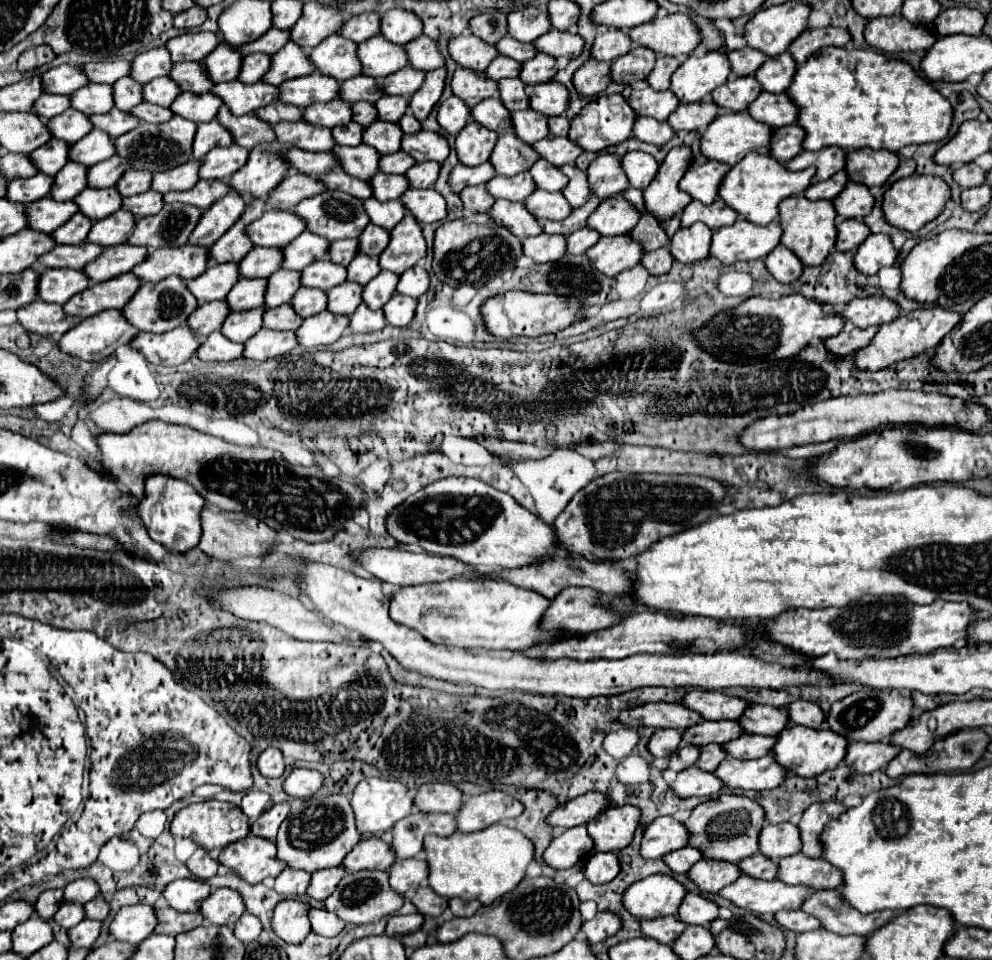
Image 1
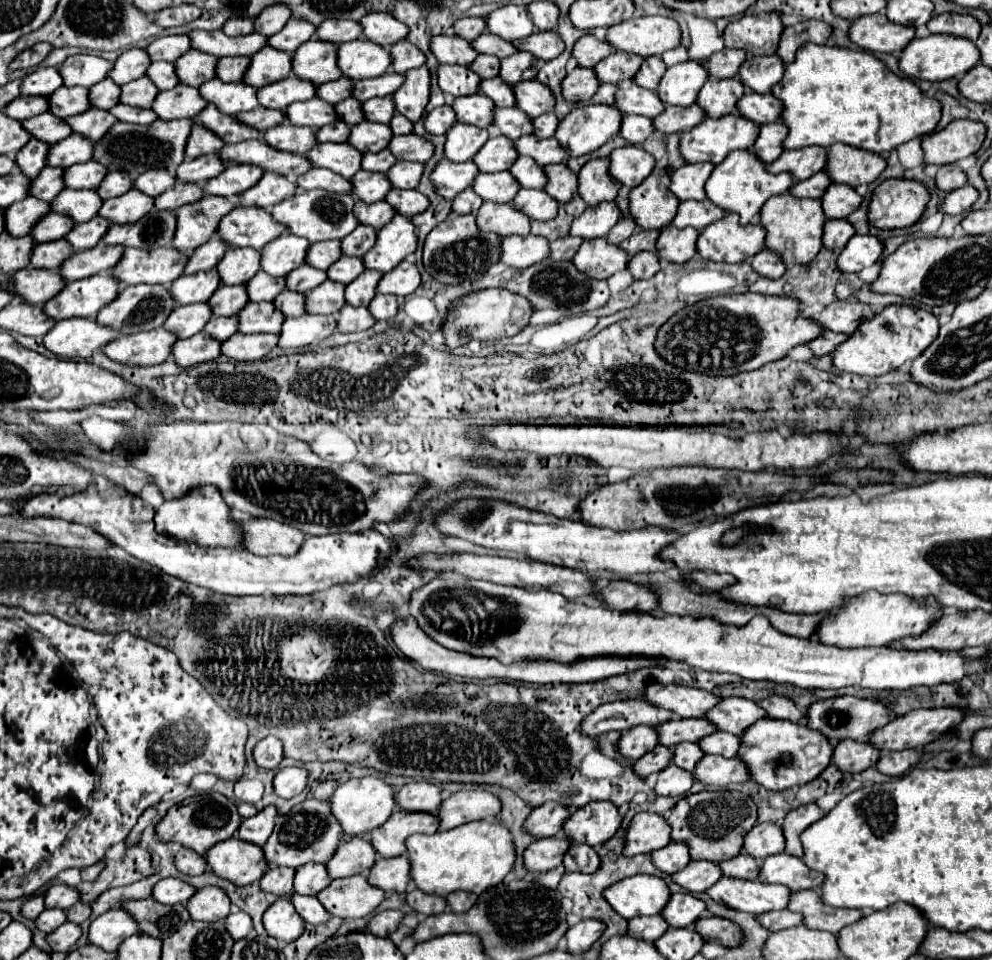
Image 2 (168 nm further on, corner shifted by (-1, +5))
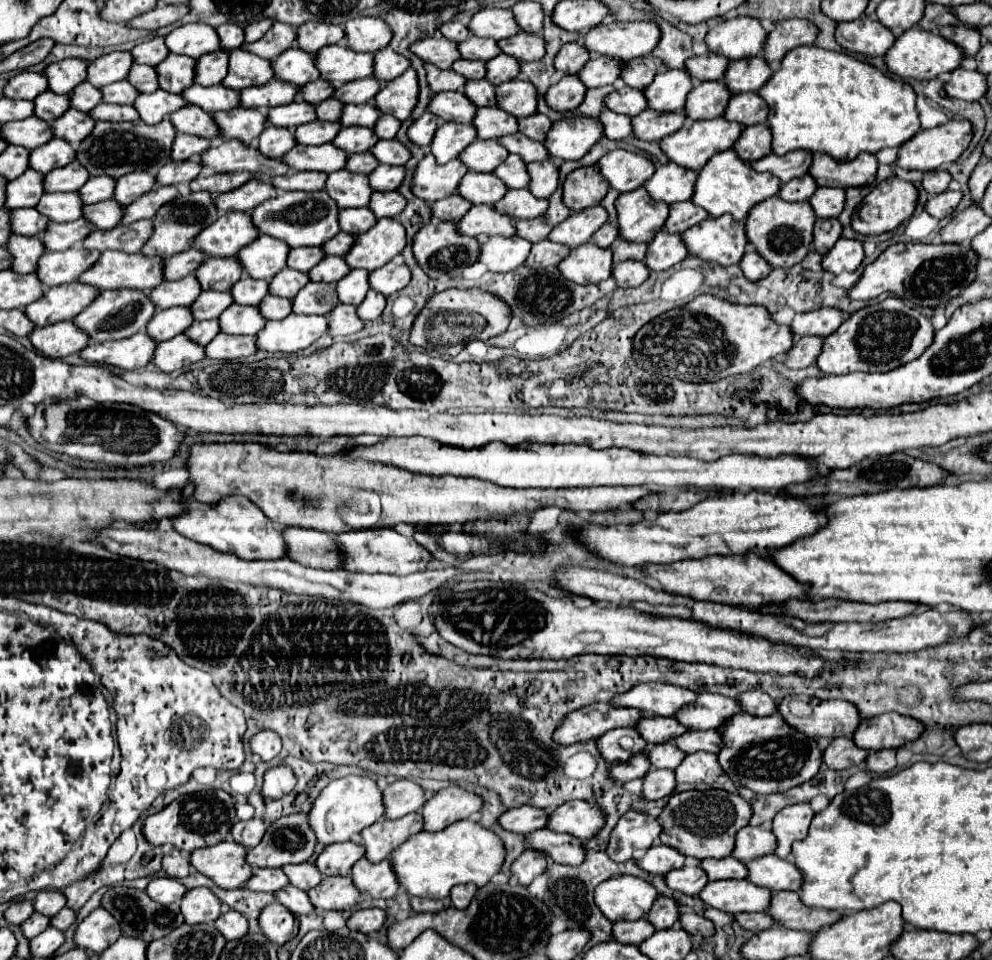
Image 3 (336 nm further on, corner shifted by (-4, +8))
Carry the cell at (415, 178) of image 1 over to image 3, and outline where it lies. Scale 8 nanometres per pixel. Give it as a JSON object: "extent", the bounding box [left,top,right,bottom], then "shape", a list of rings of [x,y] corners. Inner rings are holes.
{"extent":[370,165,404,191],"shape":[[[378,165],[370,175],[370,187],[374,191],[394,191],[398,189],[398,185],[404,179],[404,167],[386,167],[386,165]]]}

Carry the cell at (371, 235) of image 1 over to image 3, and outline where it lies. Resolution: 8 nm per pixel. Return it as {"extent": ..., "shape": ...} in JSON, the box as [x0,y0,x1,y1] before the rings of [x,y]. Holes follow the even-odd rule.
{"extent":[320,233,354,255],"shape":[[[338,233],[332,239],[328,239],[326,243],[320,245],[320,249],[324,251],[324,255],[346,255],[346,247],[350,247],[354,235],[346,235],[346,233]]]}

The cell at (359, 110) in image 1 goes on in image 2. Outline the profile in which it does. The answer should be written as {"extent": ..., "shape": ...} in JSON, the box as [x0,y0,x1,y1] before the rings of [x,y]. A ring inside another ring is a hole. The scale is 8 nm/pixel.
{"extent":[335,98,365,126],"shape":[[[347,98],[347,100],[339,102],[339,104],[335,104],[335,110],[339,110],[339,118],[343,122],[347,122],[349,126],[355,126],[355,124],[365,120],[363,104],[357,98]]]}

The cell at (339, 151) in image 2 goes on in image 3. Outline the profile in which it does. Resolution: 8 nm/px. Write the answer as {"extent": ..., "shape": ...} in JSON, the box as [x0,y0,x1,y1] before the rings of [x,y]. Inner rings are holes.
{"extent":[280,143,346,173],"shape":[[[324,143],[322,147],[292,147],[286,155],[280,157],[292,171],[322,171],[332,173],[340,171],[346,165],[346,151]]]}

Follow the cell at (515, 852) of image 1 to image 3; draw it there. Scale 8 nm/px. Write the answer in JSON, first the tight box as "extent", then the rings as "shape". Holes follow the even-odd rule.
{"extent":[390,819,504,899],"shape":[[[462,819],[438,833],[420,831],[412,835],[408,841],[404,841],[398,849],[392,851],[390,861],[398,883],[408,891],[408,895],[444,899],[450,895],[450,889],[454,885],[486,885],[492,879],[492,875],[500,871],[504,855],[504,845],[496,833],[484,829],[476,821]]]}

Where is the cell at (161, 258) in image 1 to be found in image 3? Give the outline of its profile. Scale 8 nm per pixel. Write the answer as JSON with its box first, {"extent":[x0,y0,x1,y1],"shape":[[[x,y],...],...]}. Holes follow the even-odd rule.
{"extent":[80,251,162,289],"shape":[[[106,251],[100,259],[80,275],[80,283],[104,289],[154,289],[162,283],[162,259],[146,259],[142,253],[122,255],[120,251]]]}

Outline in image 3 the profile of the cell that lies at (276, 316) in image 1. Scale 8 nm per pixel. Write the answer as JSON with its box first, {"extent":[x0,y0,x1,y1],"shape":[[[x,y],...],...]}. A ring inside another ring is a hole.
{"extent":[220,303,266,335],"shape":[[[232,303],[220,317],[220,333],[226,335],[256,335],[264,327],[266,319],[258,315],[256,307],[244,307]]]}

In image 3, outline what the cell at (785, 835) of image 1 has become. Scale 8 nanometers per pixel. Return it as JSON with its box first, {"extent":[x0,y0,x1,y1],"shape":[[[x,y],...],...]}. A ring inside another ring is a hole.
{"extent":[732,825,774,863],"shape":[[[746,825],[736,835],[736,847],[732,851],[732,857],[736,857],[742,863],[748,863],[772,851],[774,851],[774,835],[770,835],[770,831],[762,827]]]}

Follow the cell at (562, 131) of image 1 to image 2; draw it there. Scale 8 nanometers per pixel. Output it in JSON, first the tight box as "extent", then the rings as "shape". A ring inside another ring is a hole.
{"extent":[533,112,559,138],"shape":[[[553,112],[541,114],[533,122],[535,122],[535,136],[537,138],[551,138],[551,136],[555,136],[555,130],[559,126],[559,118]]]}

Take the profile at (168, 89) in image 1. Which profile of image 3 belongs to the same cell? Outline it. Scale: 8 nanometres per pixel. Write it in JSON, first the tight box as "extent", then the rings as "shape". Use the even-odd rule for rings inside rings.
{"extent":[100,81,138,105],"shape":[[[126,81],[110,83],[110,85],[102,87],[100,91],[102,91],[104,103],[116,103],[116,105],[132,105],[134,99],[138,97],[138,91],[134,91],[134,87],[130,87],[130,83],[126,83]]]}

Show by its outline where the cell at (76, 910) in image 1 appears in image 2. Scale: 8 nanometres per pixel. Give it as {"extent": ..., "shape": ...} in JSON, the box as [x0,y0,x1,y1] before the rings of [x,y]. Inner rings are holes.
{"extent":[35,908,67,934],"shape":[[[47,908],[43,910],[43,914],[39,914],[39,918],[35,920],[37,928],[51,934],[53,930],[57,930],[63,922],[67,922],[67,912],[61,908]]]}

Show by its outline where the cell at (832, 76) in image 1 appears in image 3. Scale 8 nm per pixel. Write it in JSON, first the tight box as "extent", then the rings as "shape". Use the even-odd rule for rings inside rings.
{"extent":[758,45,920,161],"shape":[[[814,45],[796,47],[782,59],[780,69],[766,81],[758,95],[768,105],[768,127],[772,131],[772,153],[786,155],[794,149],[826,153],[836,161],[852,161],[858,153],[878,153],[884,147],[900,147],[920,129],[914,89],[896,77],[886,77],[854,55],[826,51]]]}

